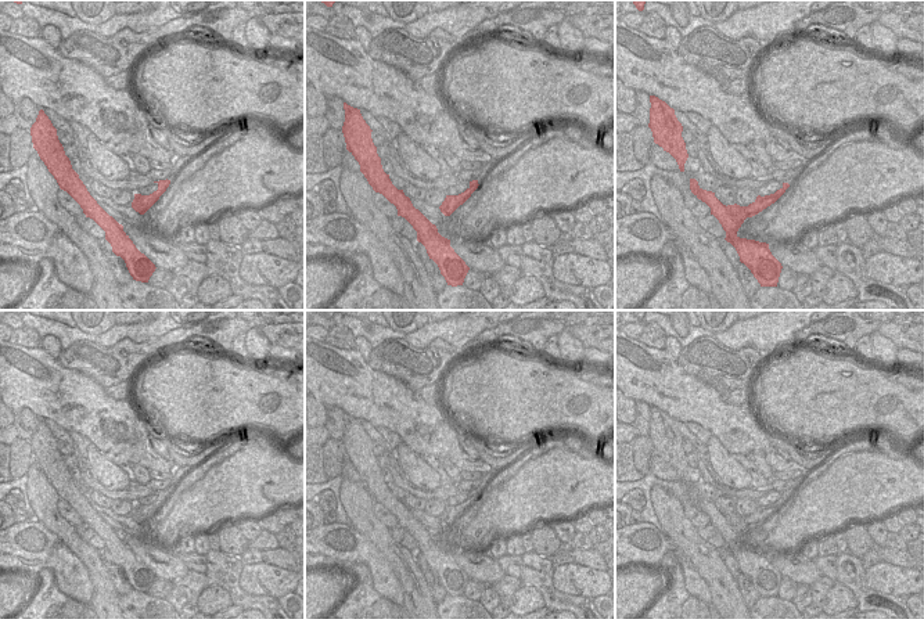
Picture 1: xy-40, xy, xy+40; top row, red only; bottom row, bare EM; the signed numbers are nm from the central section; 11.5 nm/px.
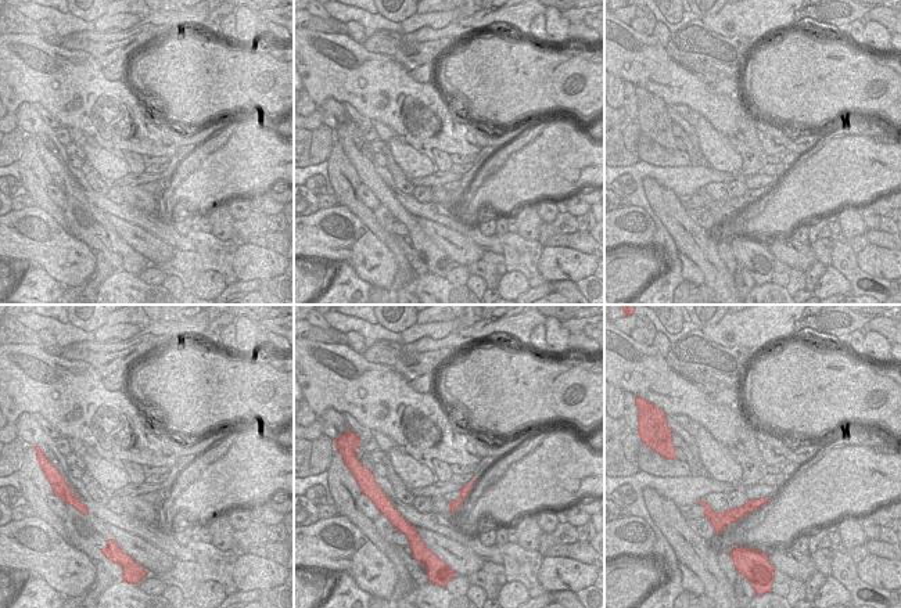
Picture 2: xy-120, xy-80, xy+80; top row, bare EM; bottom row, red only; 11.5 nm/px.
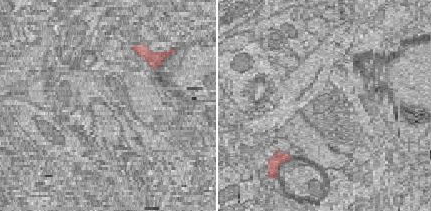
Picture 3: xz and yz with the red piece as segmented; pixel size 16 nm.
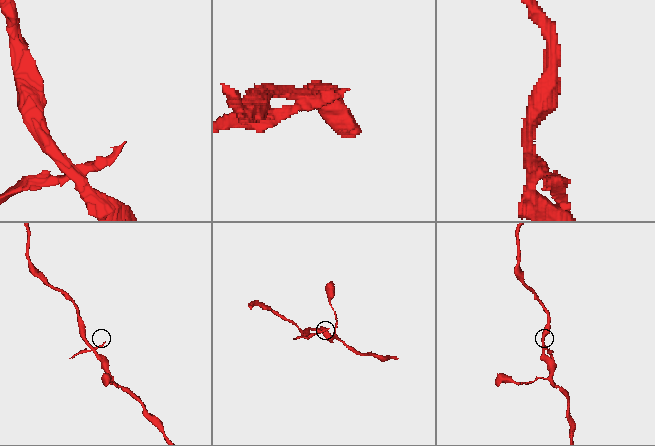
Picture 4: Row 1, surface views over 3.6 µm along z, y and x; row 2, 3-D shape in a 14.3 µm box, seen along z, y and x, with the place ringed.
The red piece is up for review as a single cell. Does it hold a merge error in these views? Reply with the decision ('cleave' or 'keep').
cleave

